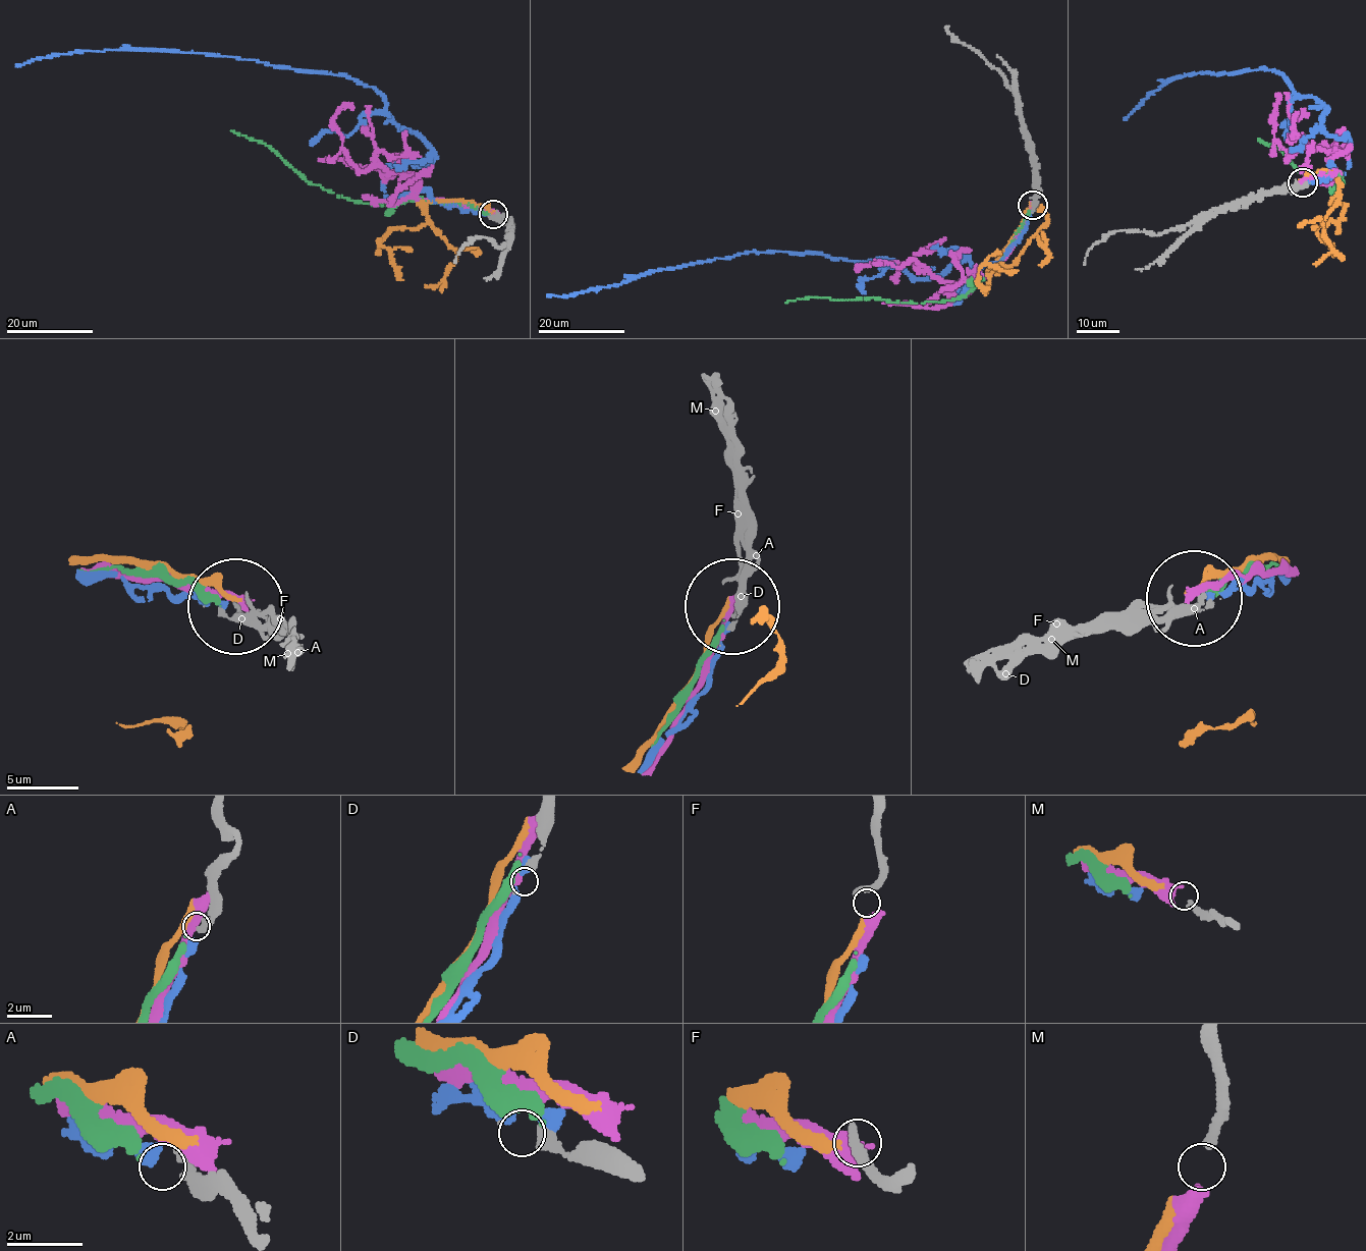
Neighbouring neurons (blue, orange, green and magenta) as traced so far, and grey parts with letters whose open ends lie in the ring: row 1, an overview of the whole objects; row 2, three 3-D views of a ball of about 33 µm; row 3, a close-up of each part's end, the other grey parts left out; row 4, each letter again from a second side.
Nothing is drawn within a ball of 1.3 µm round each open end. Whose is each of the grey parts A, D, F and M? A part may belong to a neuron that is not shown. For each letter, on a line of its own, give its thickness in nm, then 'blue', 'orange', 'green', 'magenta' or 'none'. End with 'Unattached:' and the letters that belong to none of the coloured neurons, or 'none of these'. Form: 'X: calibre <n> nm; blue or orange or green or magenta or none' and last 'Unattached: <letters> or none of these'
A: calibre 400 nm; blue
D: calibre 360 nm; none
F: calibre 360 nm; orange
M: calibre 260 nm; magenta
Unattached: D

